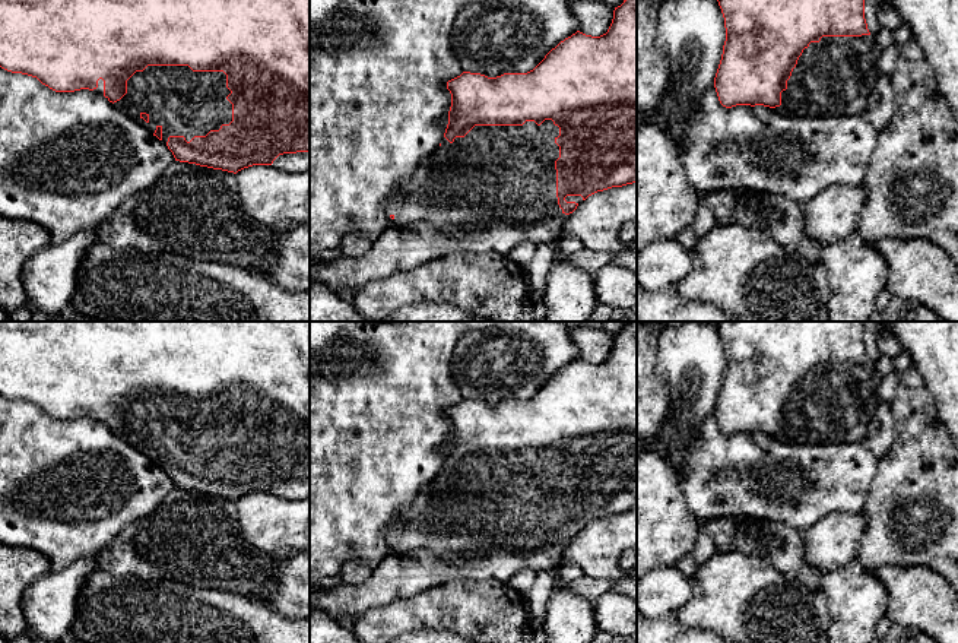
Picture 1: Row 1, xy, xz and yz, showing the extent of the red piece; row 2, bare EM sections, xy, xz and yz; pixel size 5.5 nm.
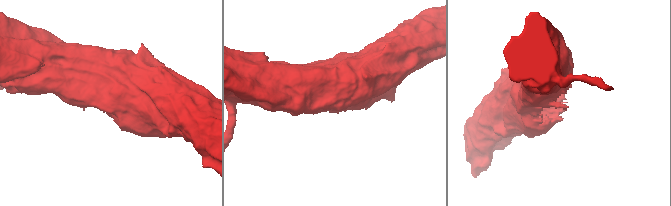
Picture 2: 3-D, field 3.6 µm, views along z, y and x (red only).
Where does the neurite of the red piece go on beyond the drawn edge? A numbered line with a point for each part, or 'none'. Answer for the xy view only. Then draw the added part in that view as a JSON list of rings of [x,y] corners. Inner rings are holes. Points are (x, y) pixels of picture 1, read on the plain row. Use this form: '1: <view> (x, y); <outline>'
1: xy (184, 430); [[[147,393],[127,408],[127,421],[117,430],[120,438],[145,453],[152,462],[162,454],[162,469],[169,463],[184,463],[190,469],[194,463],[206,463],[232,449],[232,431],[226,427],[223,399],[193,399],[188,393]]]

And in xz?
1: xz (494, 501); [[[552,447],[540,453],[475,453],[464,465],[441,472],[416,495],[406,517],[394,520],[386,530],[396,555],[429,551],[447,552],[513,549],[529,551],[562,542],[556,525],[555,488],[559,454]]]

